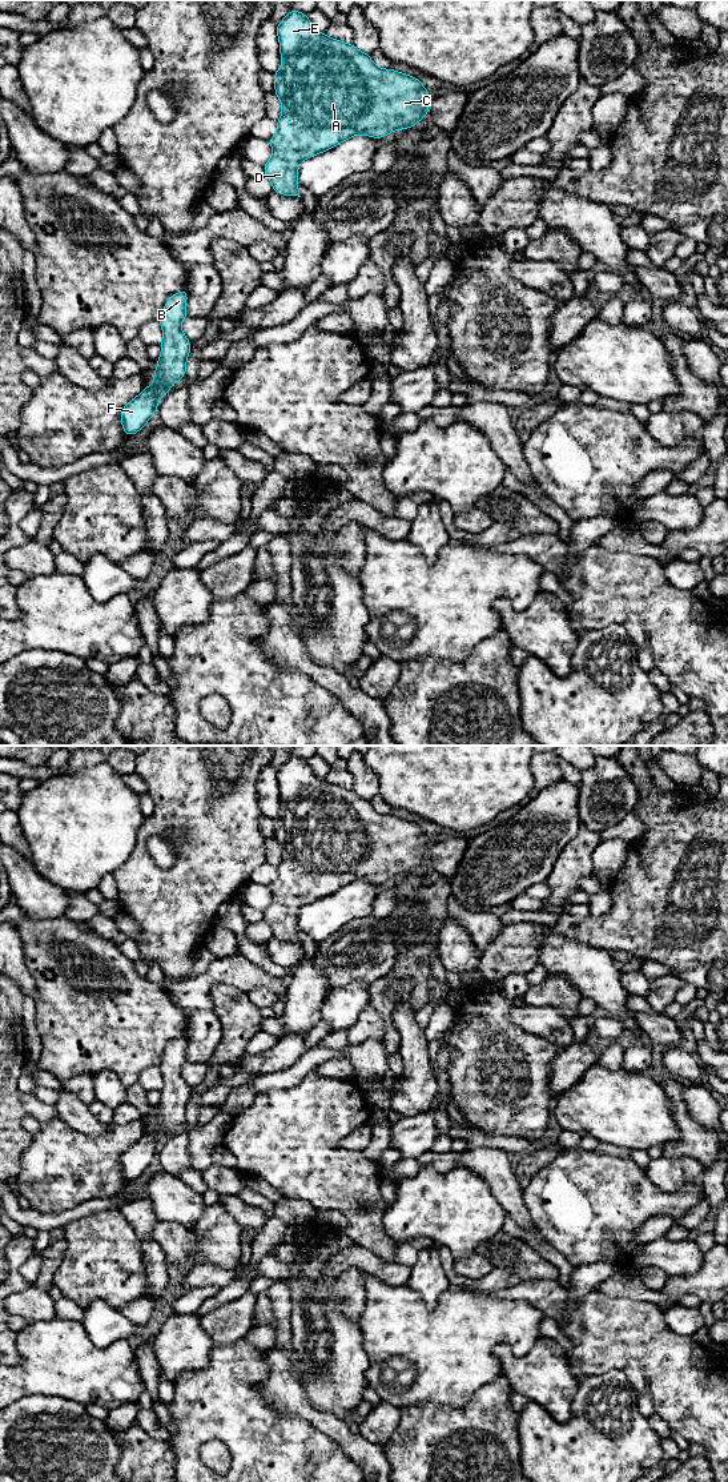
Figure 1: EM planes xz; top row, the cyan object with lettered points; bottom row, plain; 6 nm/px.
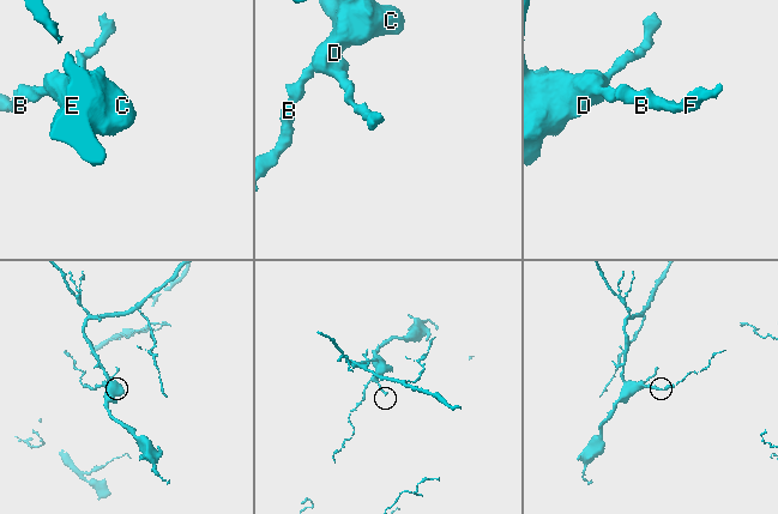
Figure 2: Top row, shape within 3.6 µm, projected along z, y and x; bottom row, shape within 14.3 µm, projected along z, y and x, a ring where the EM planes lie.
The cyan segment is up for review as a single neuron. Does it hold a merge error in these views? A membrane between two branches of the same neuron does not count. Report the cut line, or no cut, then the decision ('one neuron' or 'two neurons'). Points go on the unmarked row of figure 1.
cut none; one neuron

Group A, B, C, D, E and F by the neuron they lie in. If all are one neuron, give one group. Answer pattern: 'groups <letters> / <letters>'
groups A B C D E F

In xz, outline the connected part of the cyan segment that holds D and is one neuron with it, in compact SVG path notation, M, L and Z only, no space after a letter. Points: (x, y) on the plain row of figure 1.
M290 754L287 762L277 770L277 780L282 810L274 819L274 839L282 848L282 860L277 867L277 879L269 885L273 901L264 911L264 919L270 924L273 937L301 943L297 916L303 905L323 899L355 880L382 884L393 876L413 873L421 864L429 862L430 840L418 824L378 814L370 800L353 790L318 778L305 759Z

